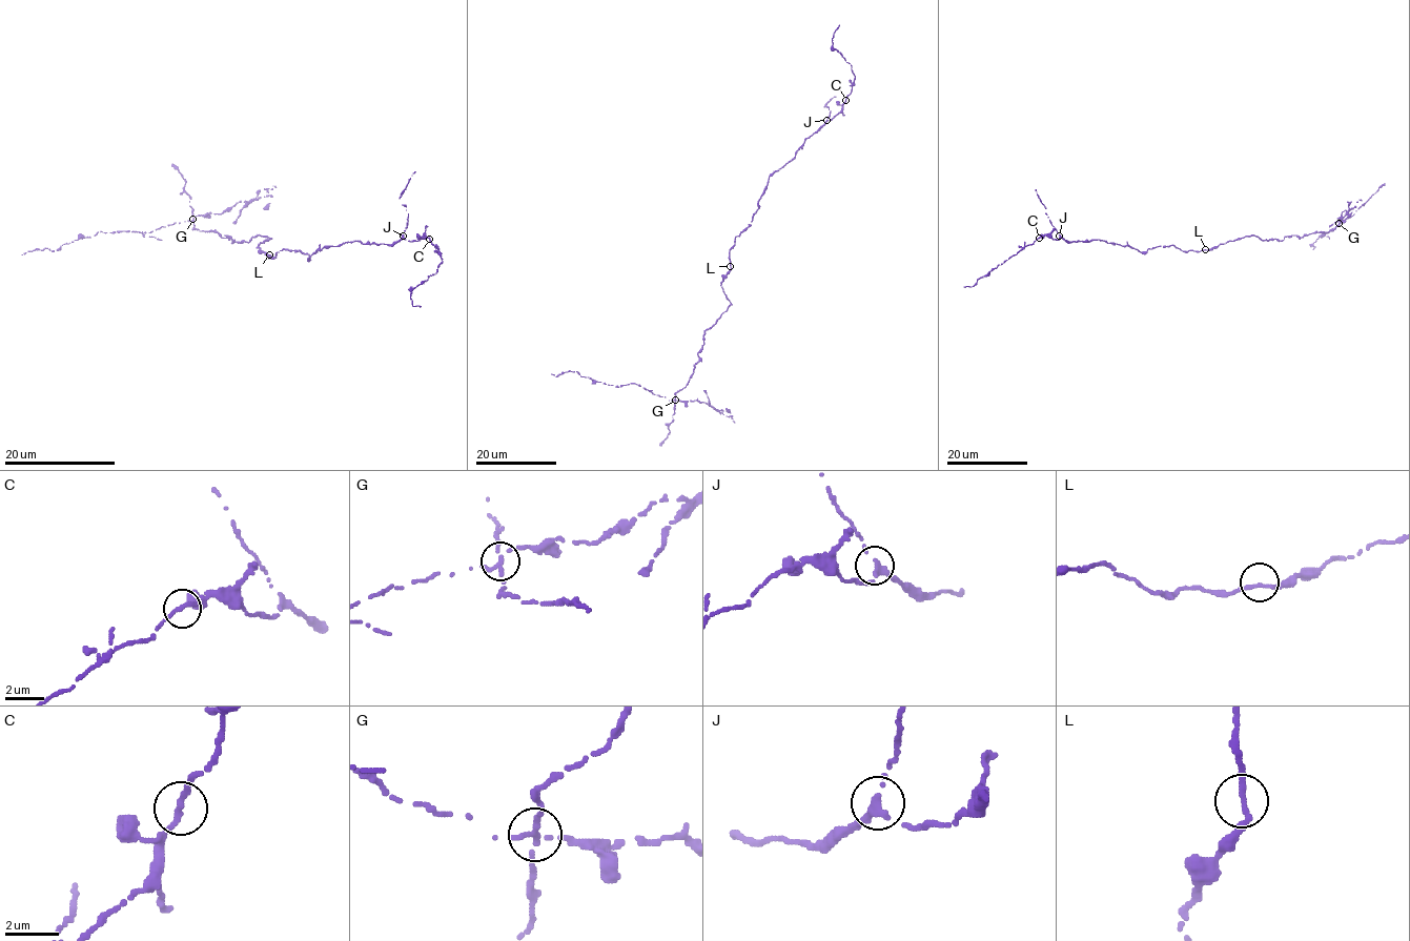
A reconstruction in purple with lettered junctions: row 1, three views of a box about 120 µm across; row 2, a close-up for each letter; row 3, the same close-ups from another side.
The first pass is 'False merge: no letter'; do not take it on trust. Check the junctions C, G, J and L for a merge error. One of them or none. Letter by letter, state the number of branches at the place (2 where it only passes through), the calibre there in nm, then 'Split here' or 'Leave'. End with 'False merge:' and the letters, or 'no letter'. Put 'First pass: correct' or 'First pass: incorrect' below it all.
C: Branches: 2. Thickness 240 nm. Leave
G: Branches: 3. Thickness 200 nm. Split here
J: Branches: 3. Thickness 200 nm. Leave
L: Branches: 2. Thickness 200 nm. Leave
False merge: G
First pass: incorrect

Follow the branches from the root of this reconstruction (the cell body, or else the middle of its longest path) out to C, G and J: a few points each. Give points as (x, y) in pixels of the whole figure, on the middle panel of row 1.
C: (730, 266), (729, 250), (735, 238), (751, 222), (769, 177), (795, 156), (806, 138), (837, 115), (845, 100)
G: (730, 266), (720, 285), (730, 305), (704, 330), (694, 372), (675, 393), (674, 400)
J: (730, 266), (729, 250), (735, 238), (751, 222), (769, 177), (788, 163), (804, 140), (826, 120)

